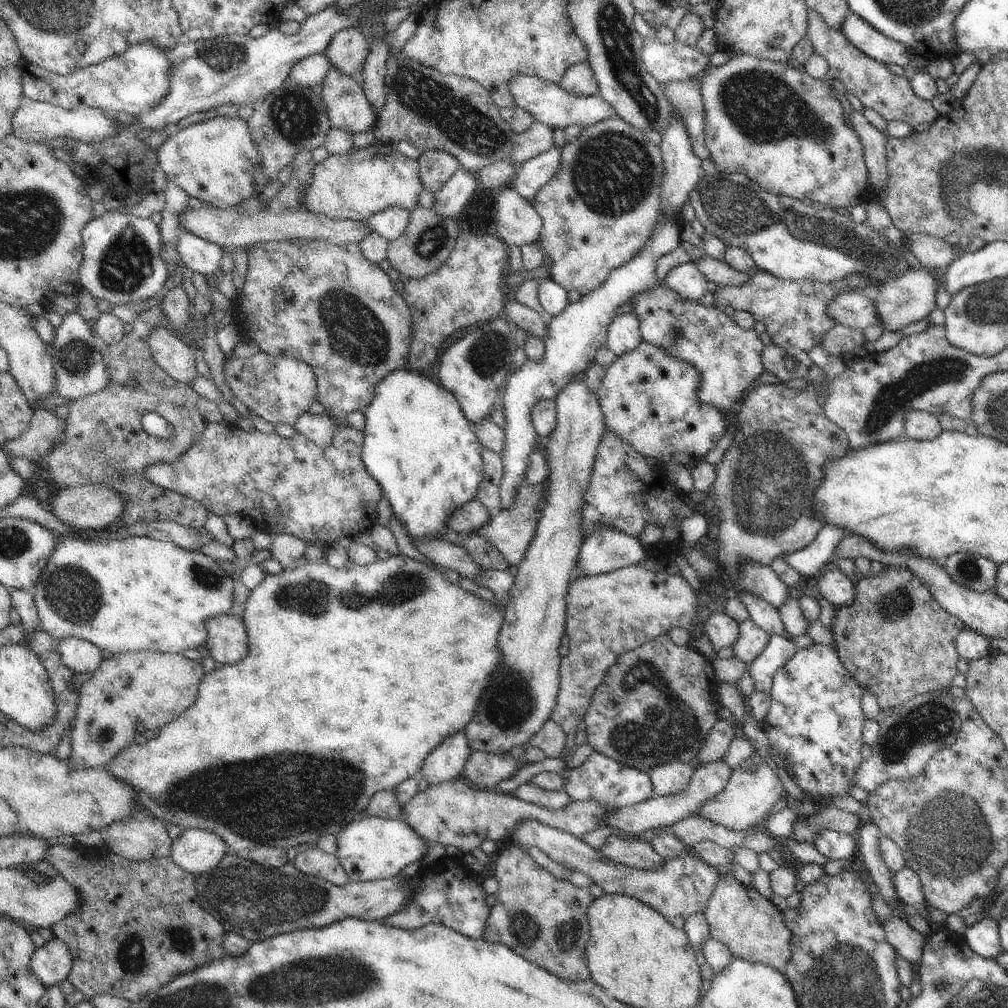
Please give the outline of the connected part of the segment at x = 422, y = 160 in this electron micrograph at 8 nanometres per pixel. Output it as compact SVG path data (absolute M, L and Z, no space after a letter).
M431 149L417 160L423 190L437 193L460 168L458 159L450 153Z

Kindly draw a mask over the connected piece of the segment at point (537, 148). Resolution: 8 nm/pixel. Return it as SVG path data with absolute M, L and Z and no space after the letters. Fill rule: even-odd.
M534 121L528 130L516 135L512 150L508 156L510 162L514 164L515 170L518 172L525 162L552 148L552 145L554 145L553 134L553 128Z

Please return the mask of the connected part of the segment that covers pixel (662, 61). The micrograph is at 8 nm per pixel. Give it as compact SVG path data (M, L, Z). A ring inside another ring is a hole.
M658 40L645 41L641 57L646 70L659 83L685 81L688 77L700 77L709 63L709 57L680 42L671 44Z

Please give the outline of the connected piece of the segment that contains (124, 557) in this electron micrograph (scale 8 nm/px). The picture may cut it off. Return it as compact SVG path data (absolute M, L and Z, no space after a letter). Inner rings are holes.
M82 535L66 536L61 539L56 550L50 555L46 566L42 569L38 580L36 580L32 588L39 614L39 626L59 640L67 639L68 637L84 639L99 646L102 650L109 650L114 655L122 653L139 653L142 651L178 653L182 655L183 652L192 650L192 648L203 650L205 640L207 639L205 620L212 618L213 616L220 616L221 614L228 613L232 606L232 598L234 598L232 595L234 589L232 574L224 572L216 562L216 559L209 557L204 553L193 553L184 550L174 543L153 539L152 537L147 536L136 535L123 539L100 539L96 541L85 538Z

